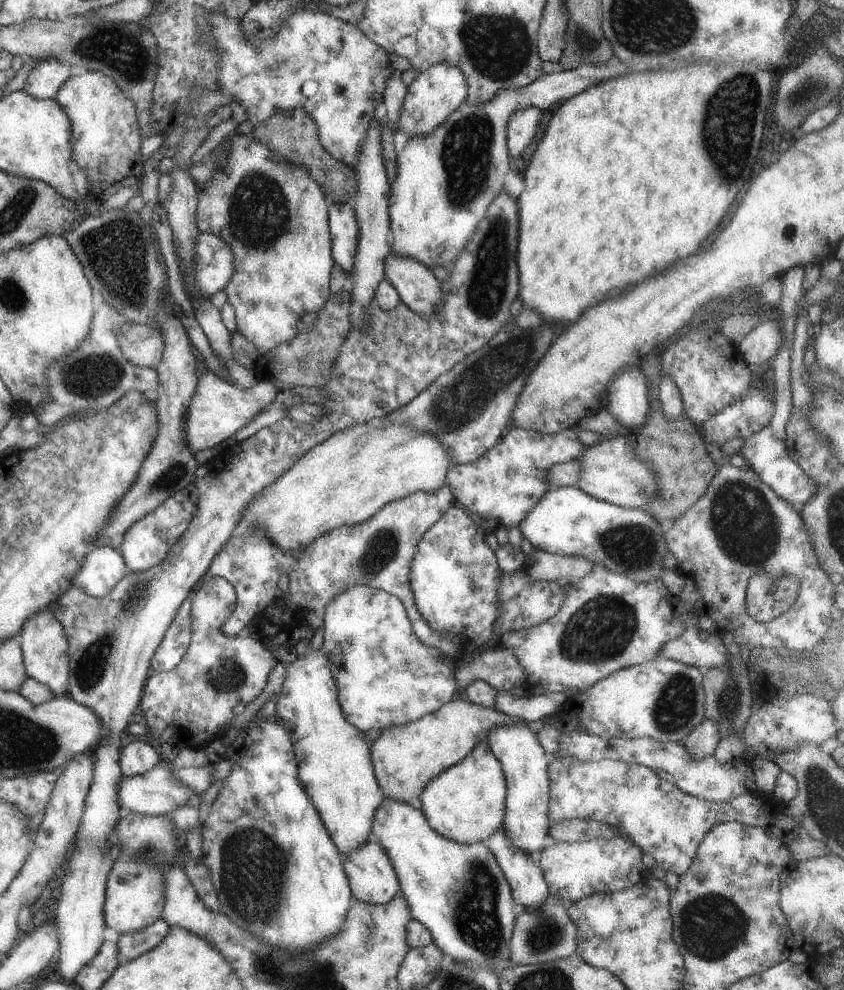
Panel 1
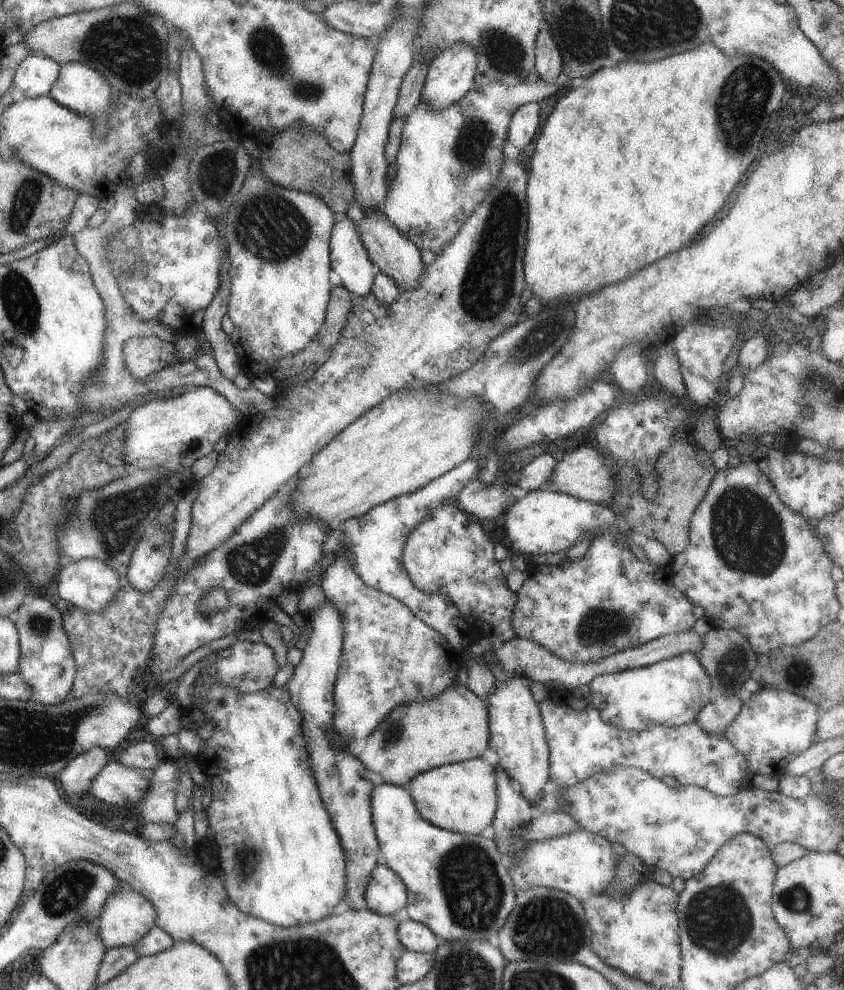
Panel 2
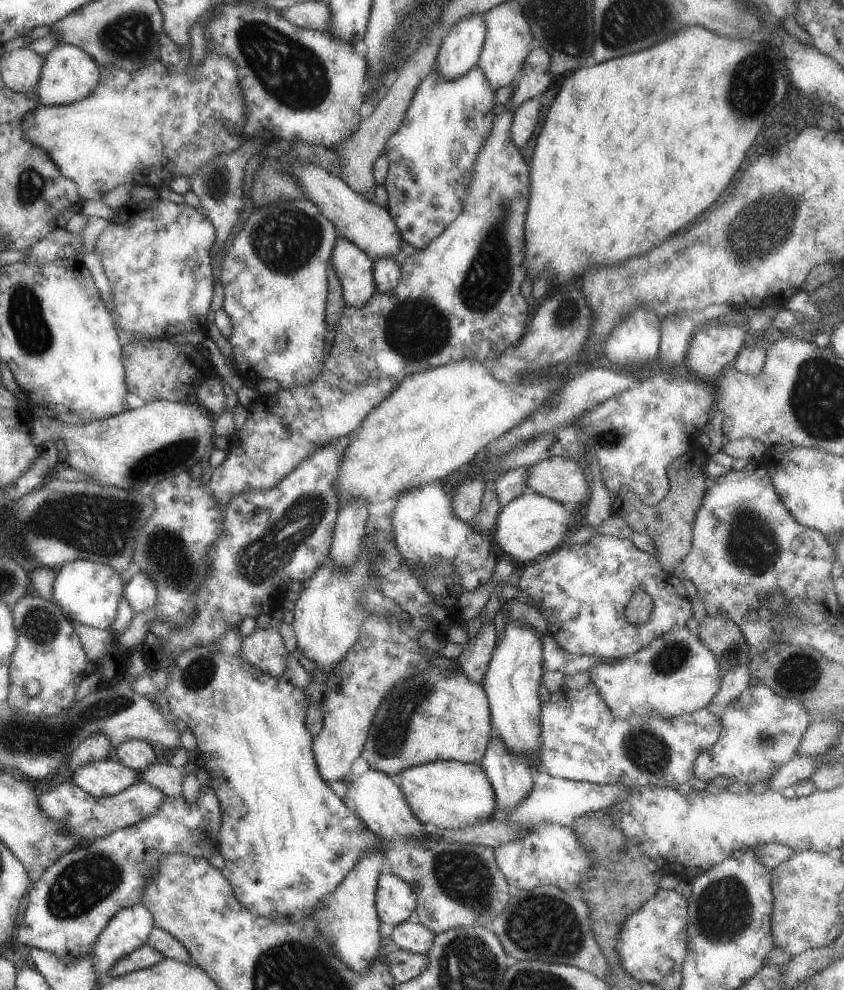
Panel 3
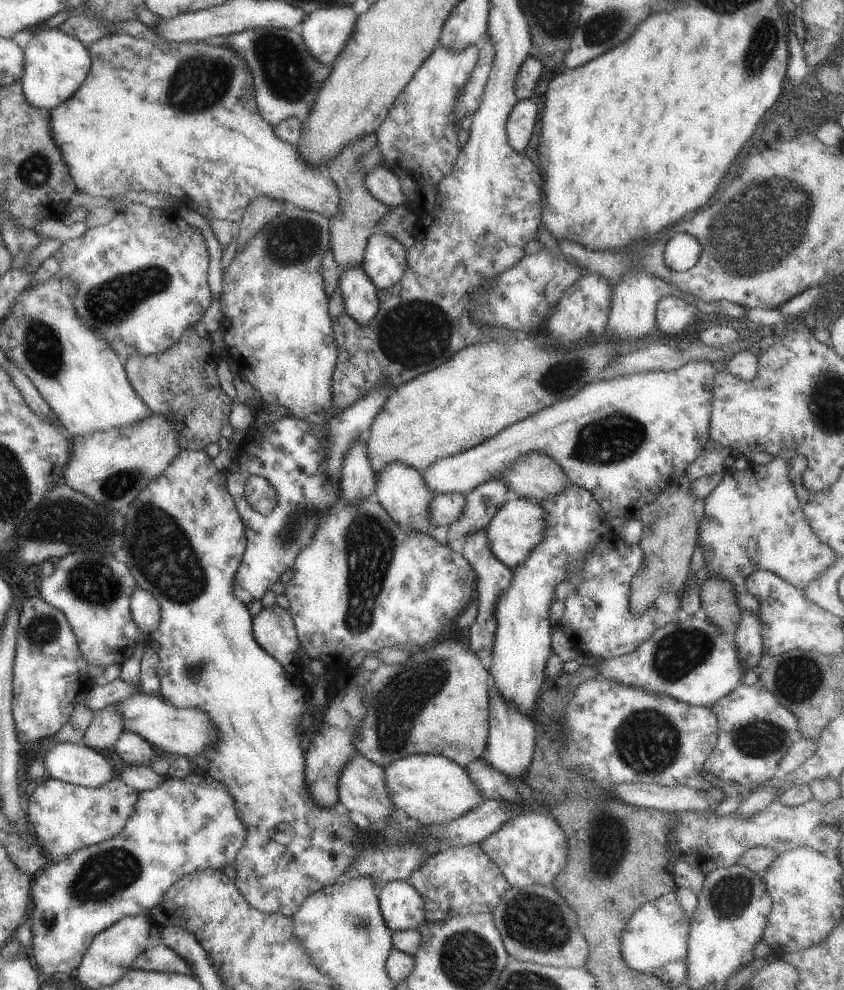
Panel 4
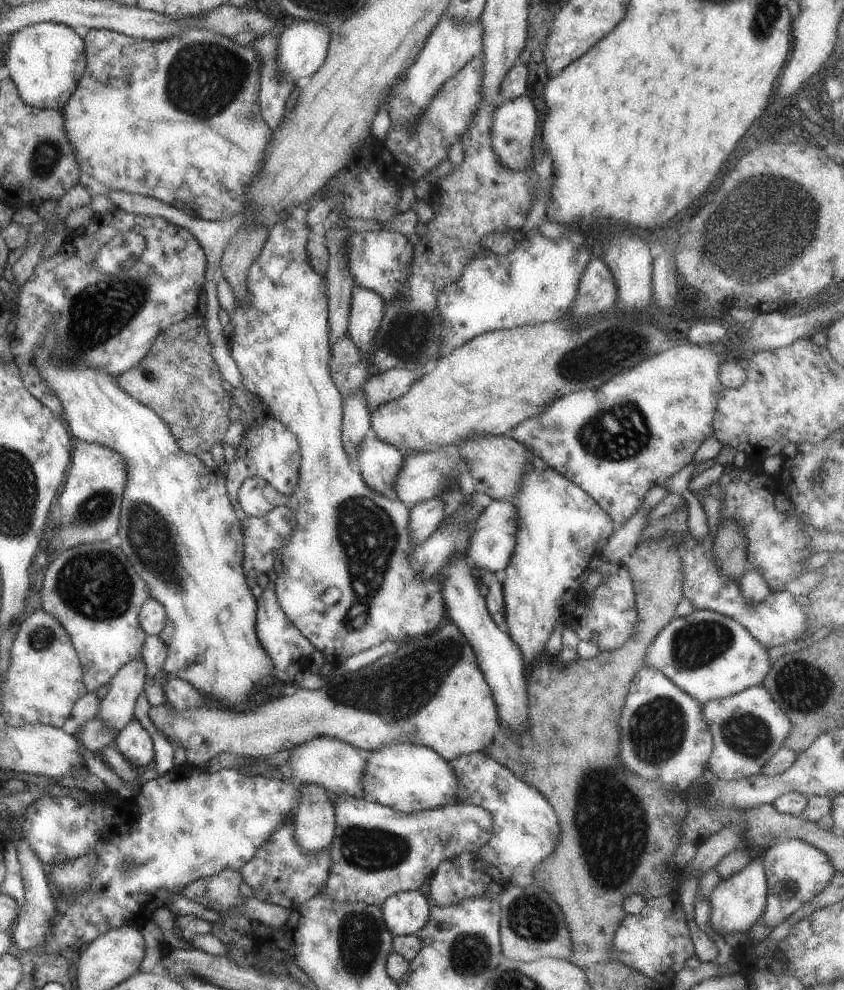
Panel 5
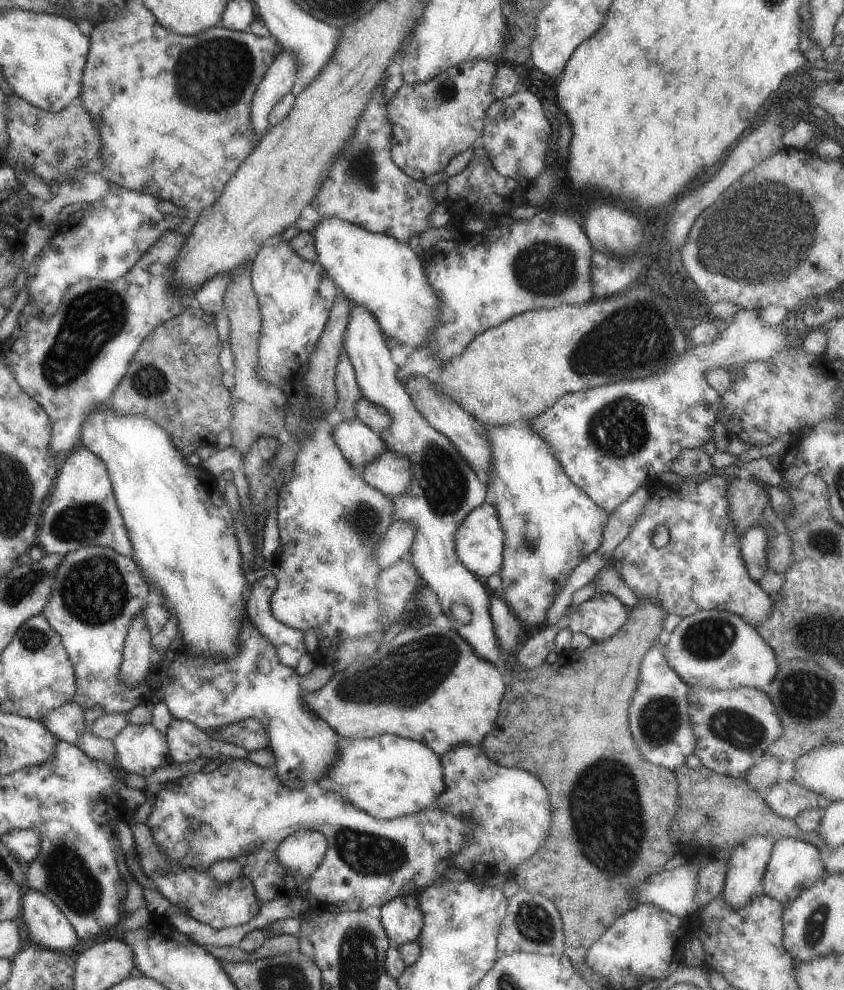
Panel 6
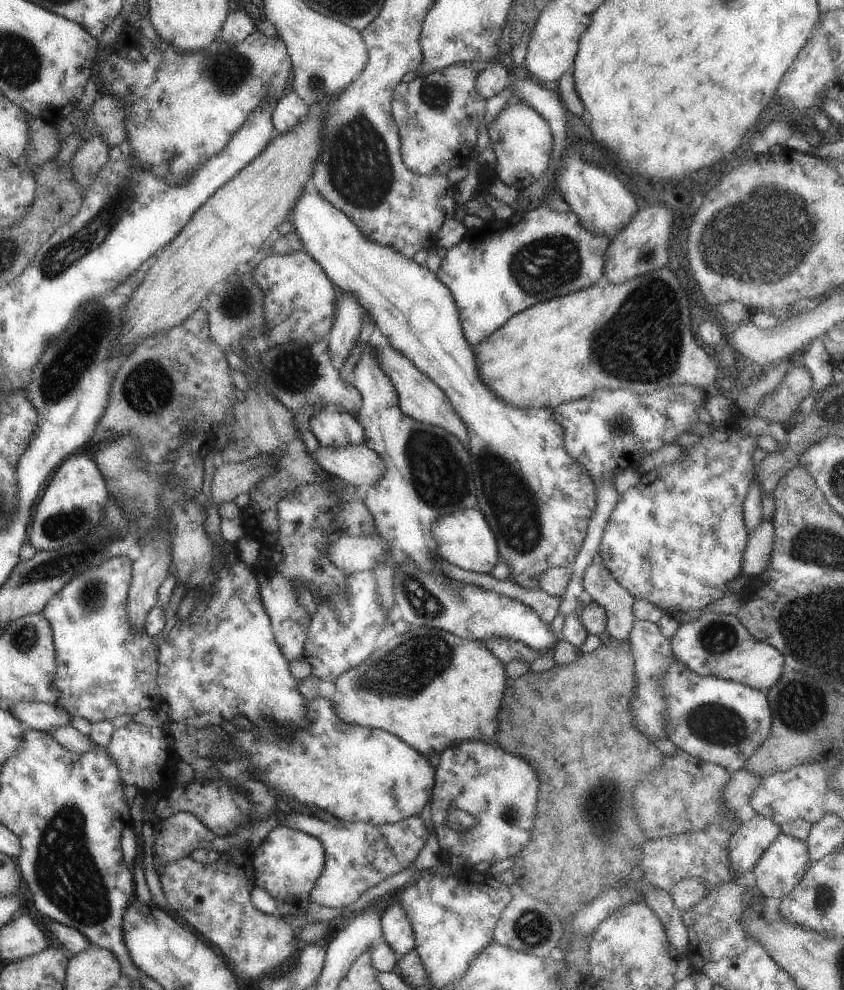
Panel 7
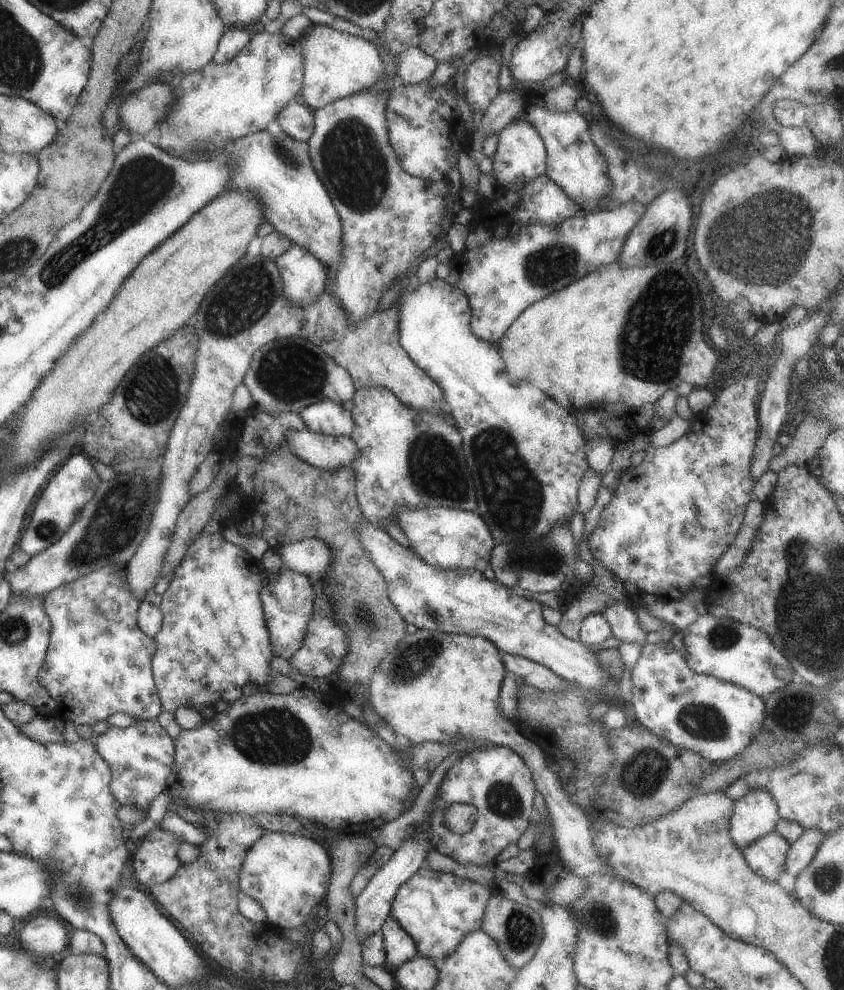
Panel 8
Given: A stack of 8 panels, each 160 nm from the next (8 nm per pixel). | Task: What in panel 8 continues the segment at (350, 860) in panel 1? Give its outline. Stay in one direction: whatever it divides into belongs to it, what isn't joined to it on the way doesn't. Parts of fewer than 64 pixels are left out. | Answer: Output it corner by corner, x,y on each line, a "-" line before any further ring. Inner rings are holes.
391,915
385,918
379,931
389,966
399,966
417,954
415,943

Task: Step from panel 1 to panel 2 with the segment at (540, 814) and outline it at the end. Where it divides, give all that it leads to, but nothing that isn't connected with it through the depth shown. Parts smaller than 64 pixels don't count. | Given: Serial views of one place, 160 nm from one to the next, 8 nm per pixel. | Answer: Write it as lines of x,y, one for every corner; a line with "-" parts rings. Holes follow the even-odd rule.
508,674
506,682
496,682
495,688
486,696
486,709
488,718
487,746
495,751
497,756
496,766
515,782
523,797
529,805
533,806
543,796
543,785
549,781
548,777
548,746
545,742
544,730
540,719
538,704
533,701
529,691
531,681
521,675

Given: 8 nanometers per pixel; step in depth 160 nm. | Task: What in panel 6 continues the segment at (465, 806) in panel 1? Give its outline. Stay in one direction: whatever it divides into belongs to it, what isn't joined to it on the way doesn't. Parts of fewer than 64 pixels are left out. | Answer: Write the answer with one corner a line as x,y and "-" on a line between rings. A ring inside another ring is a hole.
387,733
368,739
350,739
337,734
336,737
338,757
328,773
317,784
326,791
333,791
355,808
376,819
387,820
416,813
426,806
433,806
434,800
443,792
440,757
423,743

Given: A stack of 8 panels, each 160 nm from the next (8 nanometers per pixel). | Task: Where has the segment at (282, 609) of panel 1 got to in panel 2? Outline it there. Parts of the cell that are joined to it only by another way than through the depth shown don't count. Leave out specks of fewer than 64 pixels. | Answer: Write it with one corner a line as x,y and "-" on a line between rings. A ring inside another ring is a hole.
467,458
454,466
446,473
439,475
435,480
413,492
395,497
368,510
361,517
348,518
340,521
338,528
329,531
322,542
321,558
312,570
313,574
308,582
303,584
319,585
322,574
334,559
334,555
342,553
351,563
353,572
361,579
364,585
379,590
387,596
395,598
404,604
421,622
424,622
431,630
440,634
446,640
447,646
457,656
464,653
478,632
473,628
473,622
452,605
442,594
436,599
429,593
419,590
408,577
403,568
401,551
406,536
418,525
435,507
441,503
450,502
454,496
469,482
476,478
478,461

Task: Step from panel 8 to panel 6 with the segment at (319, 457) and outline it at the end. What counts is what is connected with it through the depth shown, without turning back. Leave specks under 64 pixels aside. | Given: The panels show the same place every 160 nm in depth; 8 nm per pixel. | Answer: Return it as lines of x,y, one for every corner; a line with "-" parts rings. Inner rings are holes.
389,450
368,462
360,471
355,472
375,490
385,496
394,497
410,488
412,472
411,461

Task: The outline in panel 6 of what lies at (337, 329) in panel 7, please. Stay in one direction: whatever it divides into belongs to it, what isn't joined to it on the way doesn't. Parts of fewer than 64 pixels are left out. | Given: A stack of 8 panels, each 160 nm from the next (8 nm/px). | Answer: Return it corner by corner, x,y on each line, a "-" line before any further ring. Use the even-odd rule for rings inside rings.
343,350
338,356
334,385
336,388
336,401
333,408
326,414
327,420
333,425
339,421
356,419
355,403
362,398
354,377
351,363
347,362

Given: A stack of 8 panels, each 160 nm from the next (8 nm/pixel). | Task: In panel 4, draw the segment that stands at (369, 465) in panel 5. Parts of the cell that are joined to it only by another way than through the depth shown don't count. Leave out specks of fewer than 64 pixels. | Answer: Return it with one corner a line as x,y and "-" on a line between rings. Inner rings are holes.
390,462
379,473
374,474
374,494
376,500
388,514
388,518
407,531
417,531
431,536
434,526
429,520
429,505
435,496
434,492
422,481
417,469

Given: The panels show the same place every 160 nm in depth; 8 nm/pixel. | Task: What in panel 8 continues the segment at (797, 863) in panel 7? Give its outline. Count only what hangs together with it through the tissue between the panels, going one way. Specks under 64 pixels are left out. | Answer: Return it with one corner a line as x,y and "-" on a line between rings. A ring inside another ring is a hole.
773,830
749,846
741,847
741,854
755,874
768,881
776,882
784,870
784,860
789,845
782,836

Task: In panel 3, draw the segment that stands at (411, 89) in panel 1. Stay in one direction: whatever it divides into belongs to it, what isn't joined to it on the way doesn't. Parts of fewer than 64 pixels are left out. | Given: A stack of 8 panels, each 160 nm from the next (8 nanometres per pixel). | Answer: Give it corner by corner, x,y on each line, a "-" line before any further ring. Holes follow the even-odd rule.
480,13
470,14
448,28
439,45
434,70
444,79
456,78
473,69
485,36

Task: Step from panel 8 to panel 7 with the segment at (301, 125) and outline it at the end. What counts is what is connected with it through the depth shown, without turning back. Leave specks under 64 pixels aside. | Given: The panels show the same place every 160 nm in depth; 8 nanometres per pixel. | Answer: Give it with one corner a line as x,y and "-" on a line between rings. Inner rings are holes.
288,90
274,104
271,124
275,132
289,130
307,112
308,106
293,91

